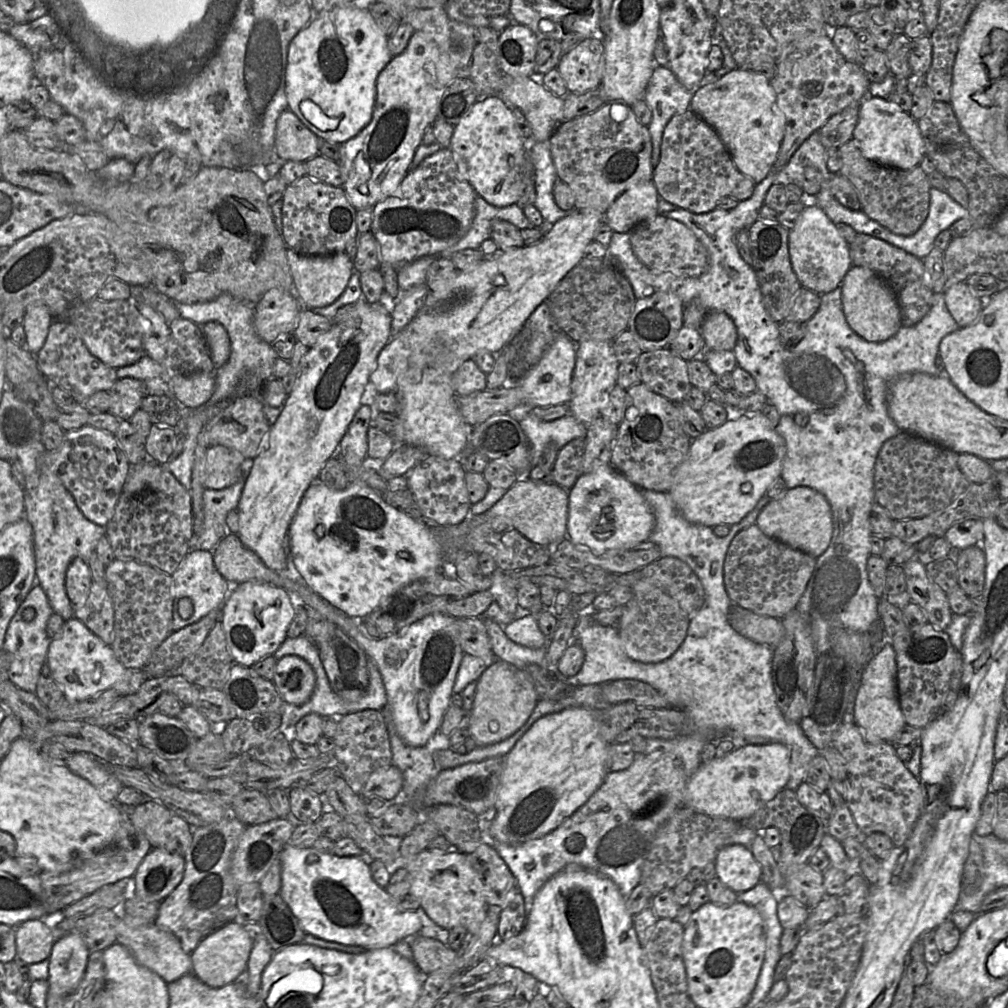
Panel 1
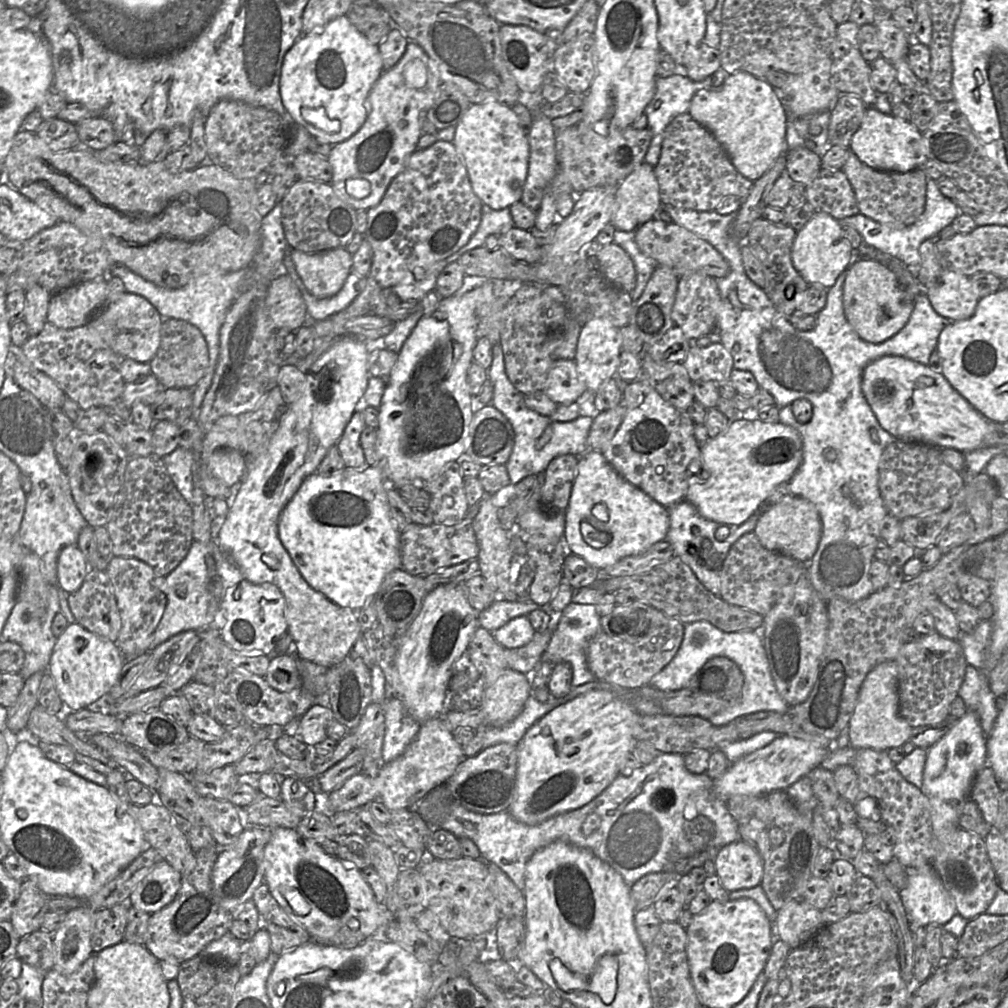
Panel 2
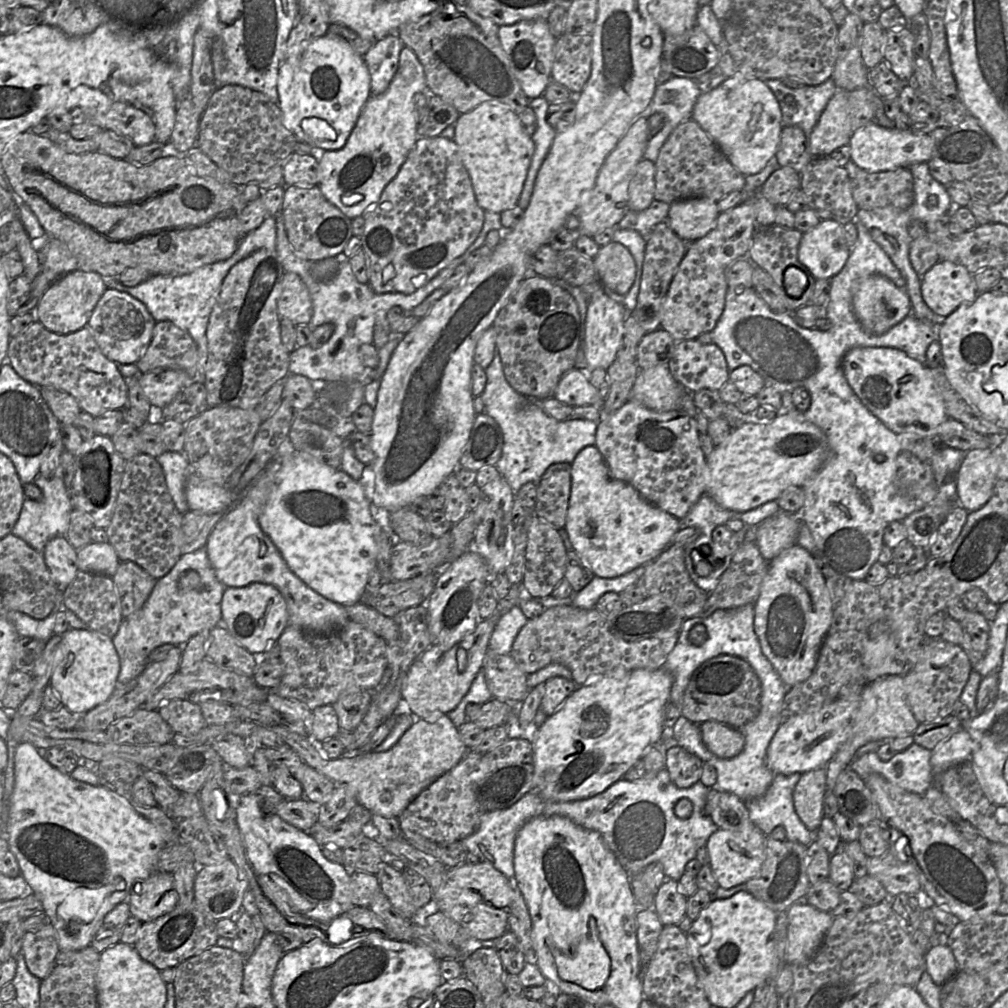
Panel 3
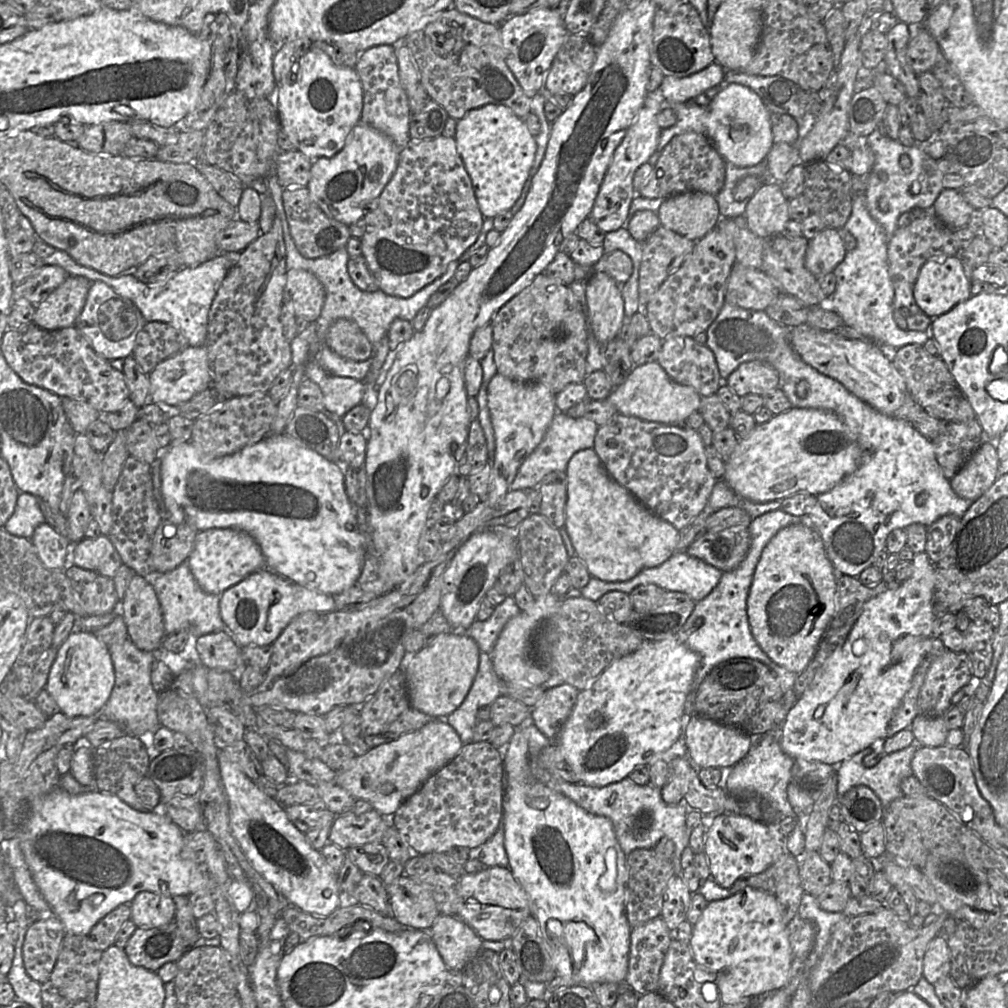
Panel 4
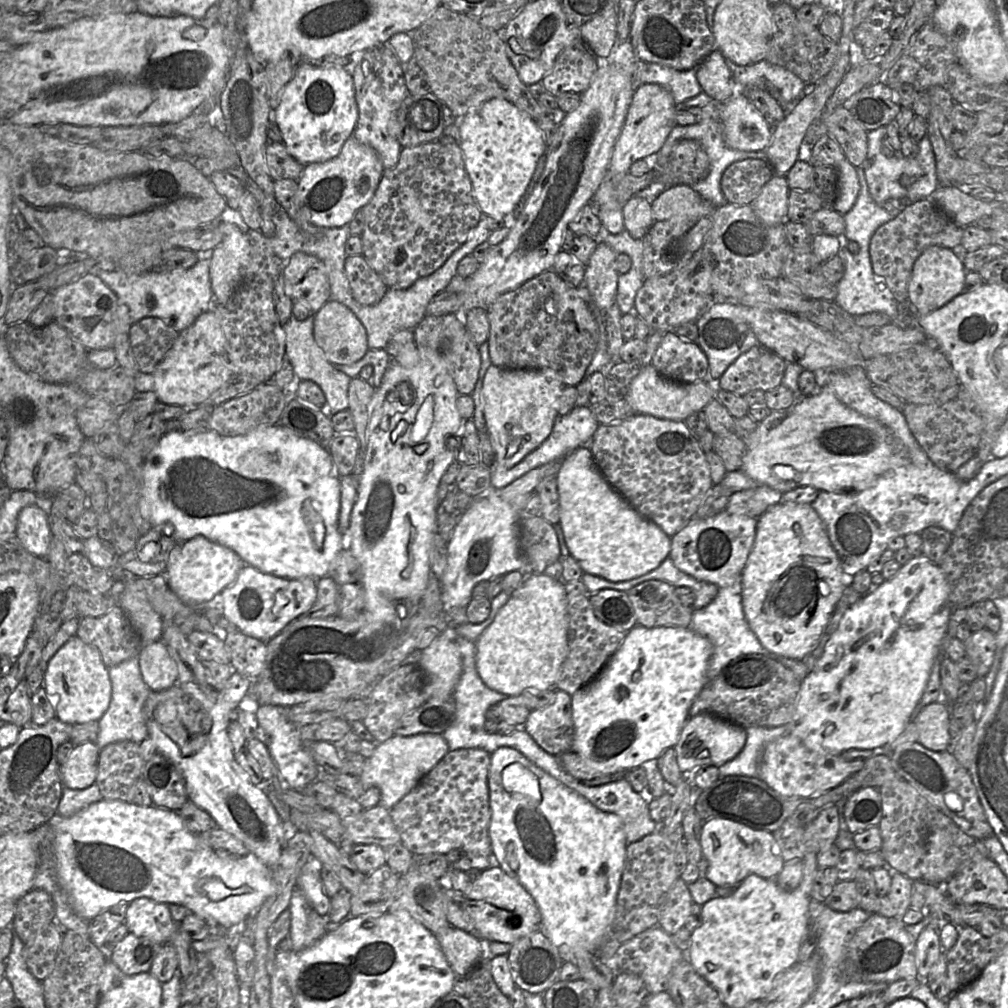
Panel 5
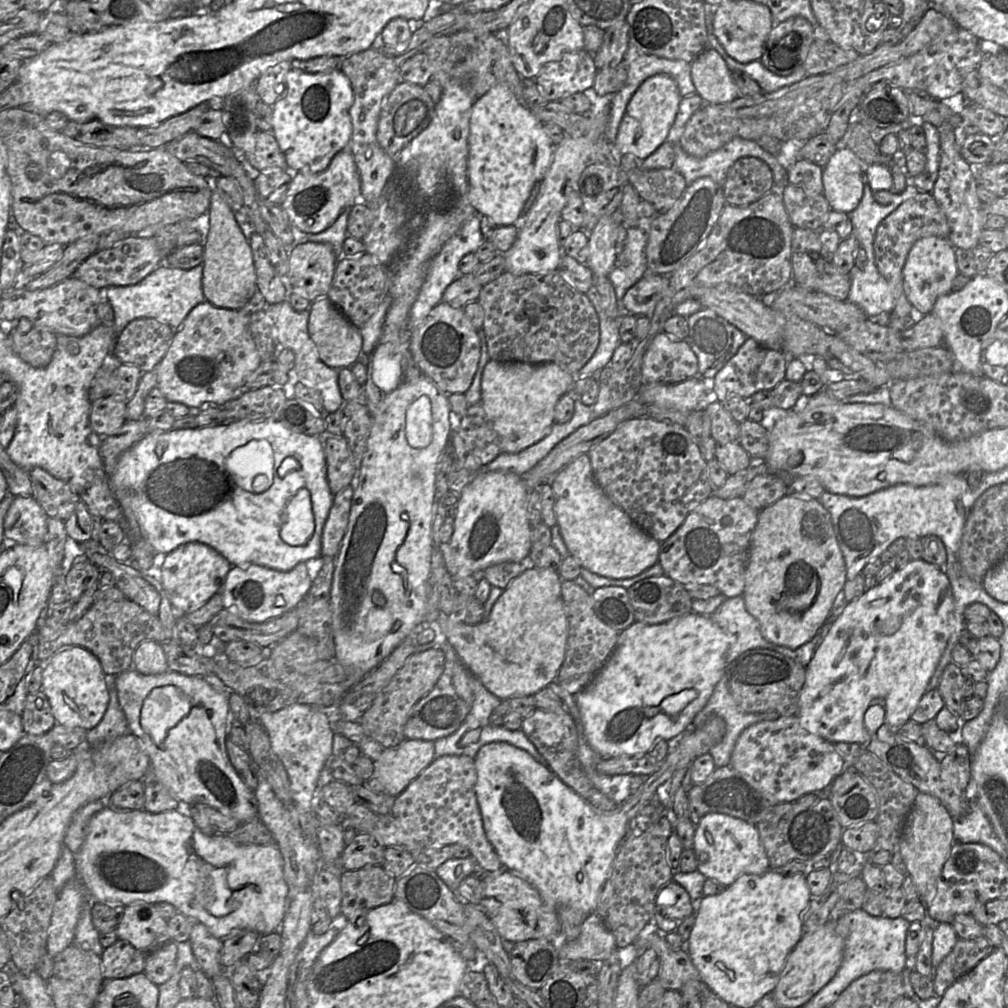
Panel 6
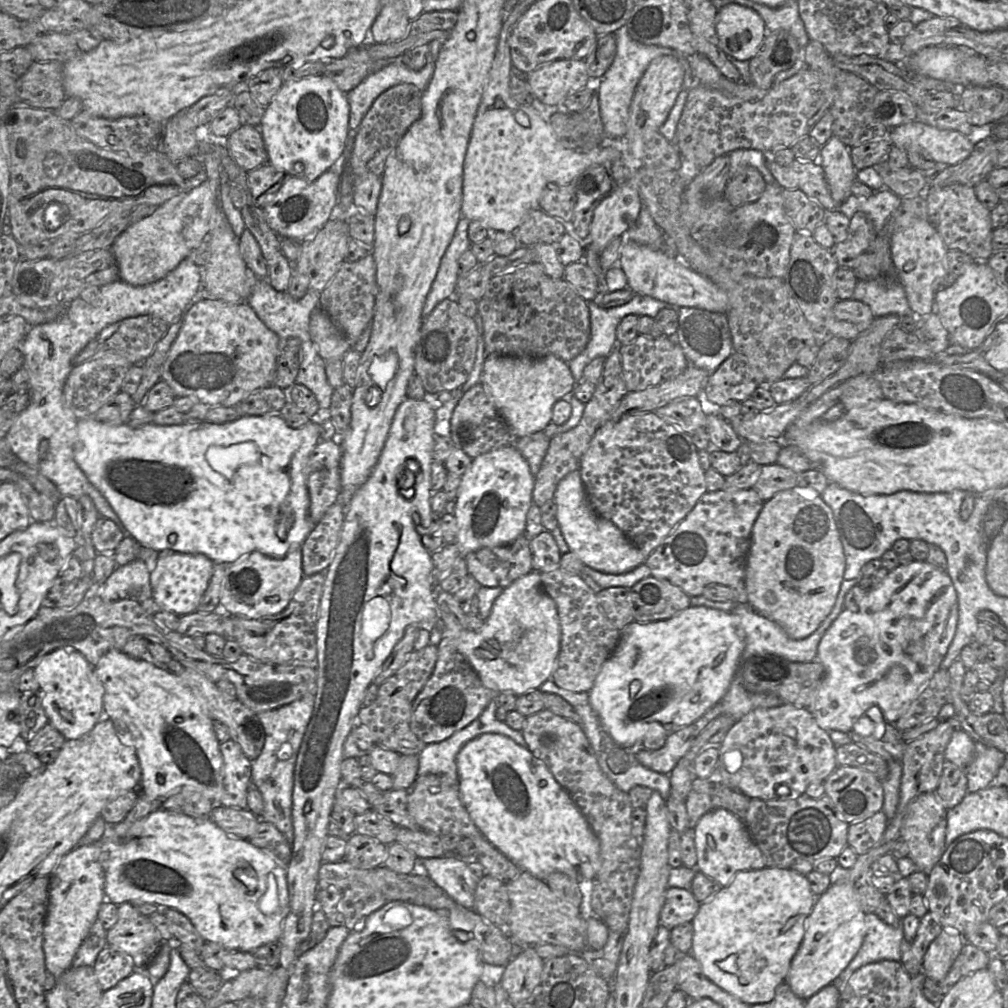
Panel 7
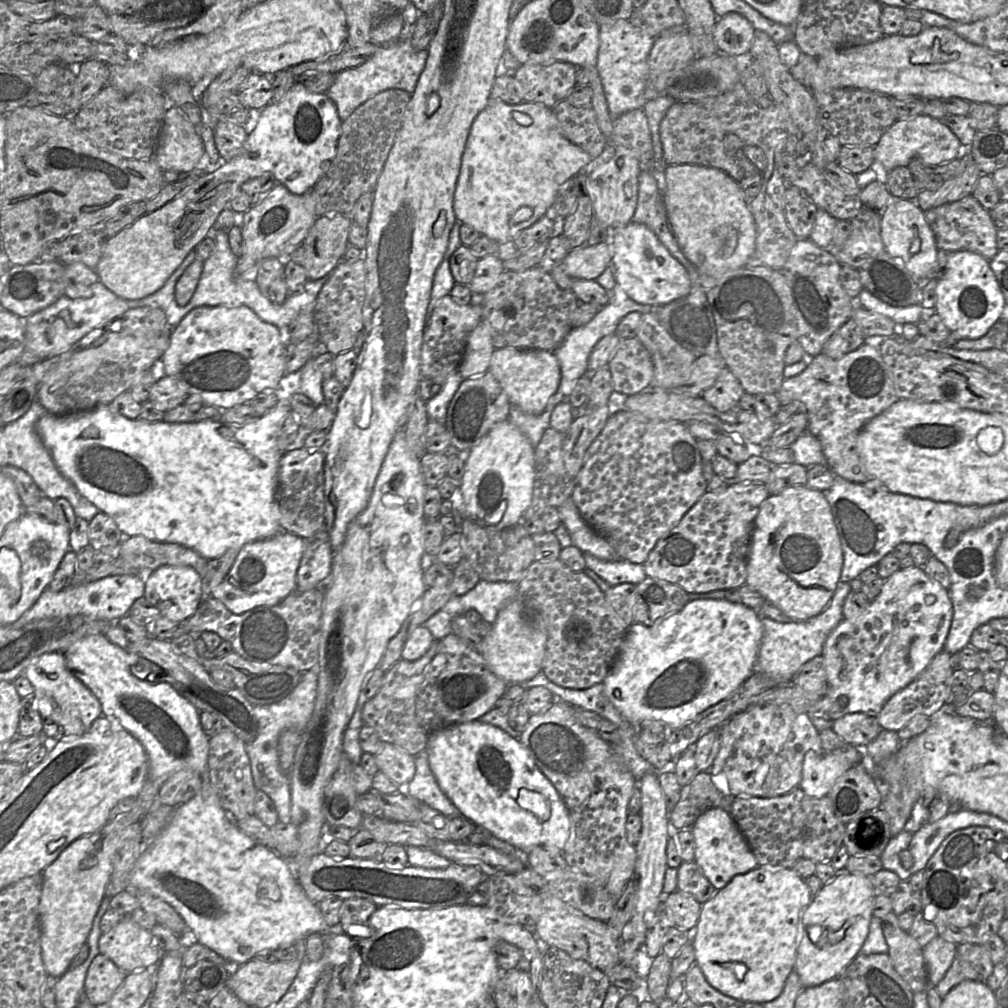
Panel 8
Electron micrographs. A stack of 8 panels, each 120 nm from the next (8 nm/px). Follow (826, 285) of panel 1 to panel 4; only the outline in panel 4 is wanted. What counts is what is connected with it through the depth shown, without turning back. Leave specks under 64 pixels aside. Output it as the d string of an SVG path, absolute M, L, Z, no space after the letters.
M827 227L809 240L804 263L816 278L822 278L834 271L846 253L841 231Z

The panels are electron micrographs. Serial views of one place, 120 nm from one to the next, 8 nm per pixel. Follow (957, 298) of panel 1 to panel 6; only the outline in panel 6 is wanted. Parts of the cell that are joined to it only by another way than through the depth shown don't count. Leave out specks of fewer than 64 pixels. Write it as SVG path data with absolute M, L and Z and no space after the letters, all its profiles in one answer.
M936 236L920 238L911 247L903 267L904 293L914 308L924 315L929 314L936 300L951 291L957 274L955 248L947 239Z

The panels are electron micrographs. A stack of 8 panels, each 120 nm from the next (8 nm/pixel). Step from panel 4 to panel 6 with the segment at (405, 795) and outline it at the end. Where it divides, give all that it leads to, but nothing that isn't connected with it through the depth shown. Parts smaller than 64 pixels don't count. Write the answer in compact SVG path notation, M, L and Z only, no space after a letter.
M405 739L395 747L383 749L380 757L373 762L372 777L382 782L384 793L396 797L434 759L434 742Z

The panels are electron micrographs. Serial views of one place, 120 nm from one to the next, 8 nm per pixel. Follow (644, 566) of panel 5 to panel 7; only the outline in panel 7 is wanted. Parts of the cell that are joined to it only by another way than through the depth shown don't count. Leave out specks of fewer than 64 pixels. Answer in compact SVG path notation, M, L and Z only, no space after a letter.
M580 469L570 472L558 483L554 493L554 502L557 506L558 527L570 551L575 553L585 566L607 574L623 574L646 562L647 557L614 523L598 516L592 509L581 479Z

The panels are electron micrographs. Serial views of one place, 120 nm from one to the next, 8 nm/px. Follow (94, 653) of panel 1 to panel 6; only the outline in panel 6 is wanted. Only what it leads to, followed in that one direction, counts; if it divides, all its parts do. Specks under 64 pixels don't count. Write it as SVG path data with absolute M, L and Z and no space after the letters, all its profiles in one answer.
M63 646L42 667L41 691L46 695L57 724L69 728L94 728L108 706L107 675L97 657L80 646Z

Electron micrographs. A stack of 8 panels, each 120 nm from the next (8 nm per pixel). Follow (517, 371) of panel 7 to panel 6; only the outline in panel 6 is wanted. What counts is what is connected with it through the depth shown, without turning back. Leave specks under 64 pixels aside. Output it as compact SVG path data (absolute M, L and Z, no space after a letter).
M489 360L482 374L481 404L498 435L501 453L521 452L546 437L555 423L555 407L559 399L564 394L573 392L575 380L576 376L555 363L529 364Z

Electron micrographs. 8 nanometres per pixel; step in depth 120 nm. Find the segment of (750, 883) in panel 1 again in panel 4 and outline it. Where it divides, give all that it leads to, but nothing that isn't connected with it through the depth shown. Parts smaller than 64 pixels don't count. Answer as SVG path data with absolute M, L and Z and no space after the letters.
M720 814L702 817L705 827L705 849L710 866L710 878L728 888L744 874L759 874L774 864L782 854L784 845L776 840L769 827L762 822L739 814Z

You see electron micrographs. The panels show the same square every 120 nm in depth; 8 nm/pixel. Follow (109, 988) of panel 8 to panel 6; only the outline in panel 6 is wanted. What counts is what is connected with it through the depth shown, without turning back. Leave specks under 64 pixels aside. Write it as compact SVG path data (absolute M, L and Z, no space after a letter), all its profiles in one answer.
M117 940L101 956L104 980L124 979L143 973L147 954L124 940Z

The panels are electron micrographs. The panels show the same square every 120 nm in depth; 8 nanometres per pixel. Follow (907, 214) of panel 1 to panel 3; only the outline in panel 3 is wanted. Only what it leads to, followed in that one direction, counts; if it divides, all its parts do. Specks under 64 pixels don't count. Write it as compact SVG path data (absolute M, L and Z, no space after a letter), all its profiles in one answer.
M848 161L845 168L853 199L859 209L872 210L893 206L905 210L913 204L913 176L907 168L869 173L852 161Z

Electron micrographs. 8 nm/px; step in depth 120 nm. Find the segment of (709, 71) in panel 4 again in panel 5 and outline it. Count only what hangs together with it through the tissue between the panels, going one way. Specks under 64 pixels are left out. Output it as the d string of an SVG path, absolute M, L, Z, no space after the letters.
M649 62L644 71L644 84L648 83L666 88L676 105L681 105L702 92L696 77L696 68L676 70L663 64Z

